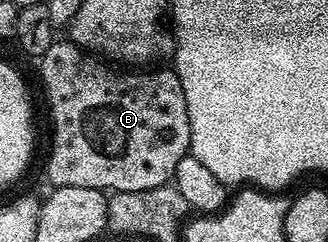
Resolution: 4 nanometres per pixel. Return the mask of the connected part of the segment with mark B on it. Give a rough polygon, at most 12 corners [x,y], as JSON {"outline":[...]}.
{"outline":[[53,41],[53,186],[121,193],[192,148],[175,68]]}

